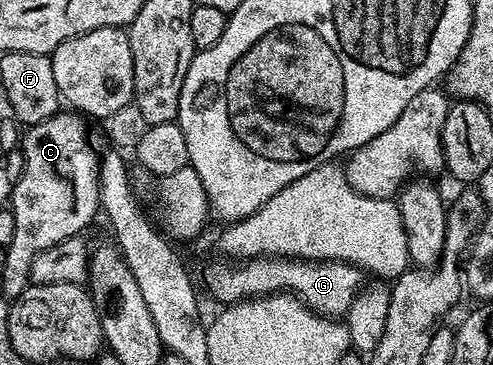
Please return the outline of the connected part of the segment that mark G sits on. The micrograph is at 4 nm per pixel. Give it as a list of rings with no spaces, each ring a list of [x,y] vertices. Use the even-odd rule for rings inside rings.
[[[261,256],[259,260],[245,260],[233,263],[231,268],[223,259],[216,260],[204,268],[204,288],[220,303],[220,306],[238,304],[245,298],[259,298],[261,296],[274,296],[277,294],[291,294],[297,300],[320,316],[340,318],[348,313],[354,298],[362,287],[361,269],[352,264],[343,264],[341,260],[285,260],[282,256]]]

